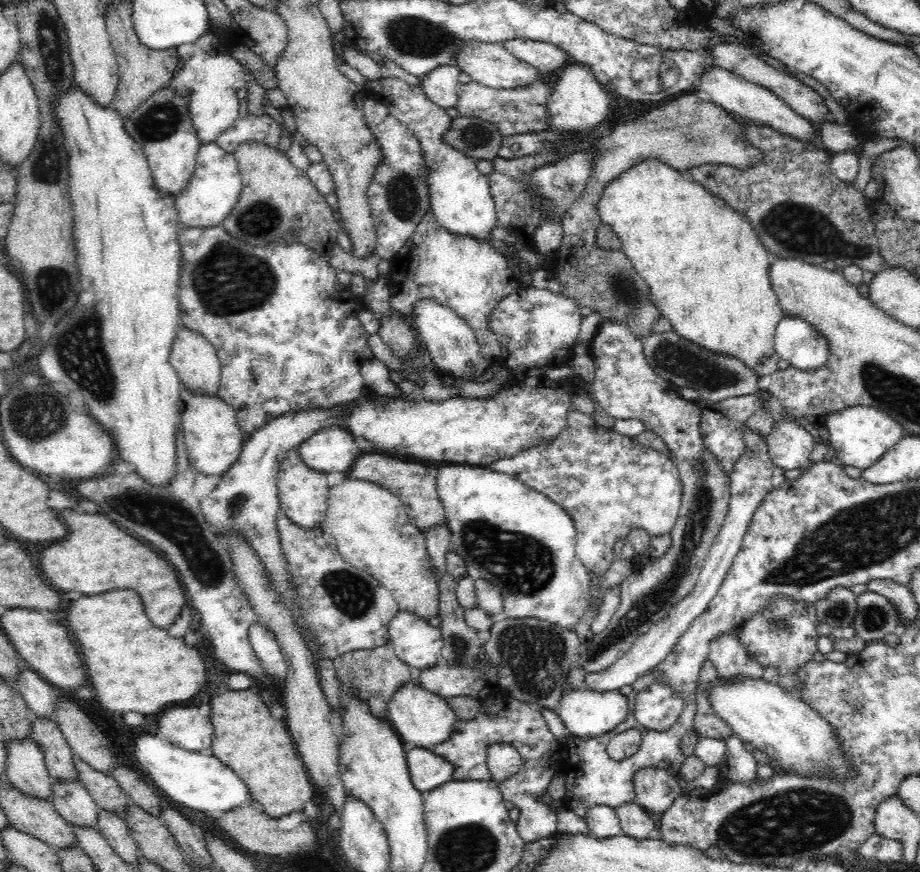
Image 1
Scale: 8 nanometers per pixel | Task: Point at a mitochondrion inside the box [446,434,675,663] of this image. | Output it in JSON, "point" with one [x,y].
{"point":[523,565]}

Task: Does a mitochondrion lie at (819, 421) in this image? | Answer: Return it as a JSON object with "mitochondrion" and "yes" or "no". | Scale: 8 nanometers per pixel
{"mitochondrion":"no"}

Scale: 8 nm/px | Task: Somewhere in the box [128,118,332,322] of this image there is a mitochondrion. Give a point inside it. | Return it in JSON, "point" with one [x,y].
{"point":[228,281]}

